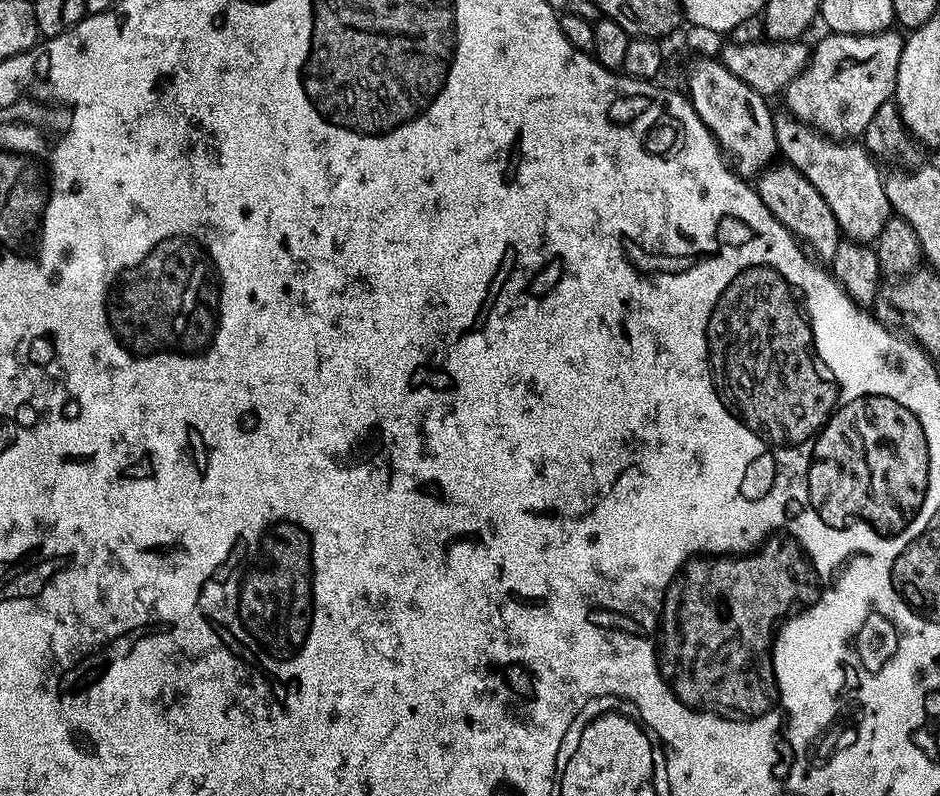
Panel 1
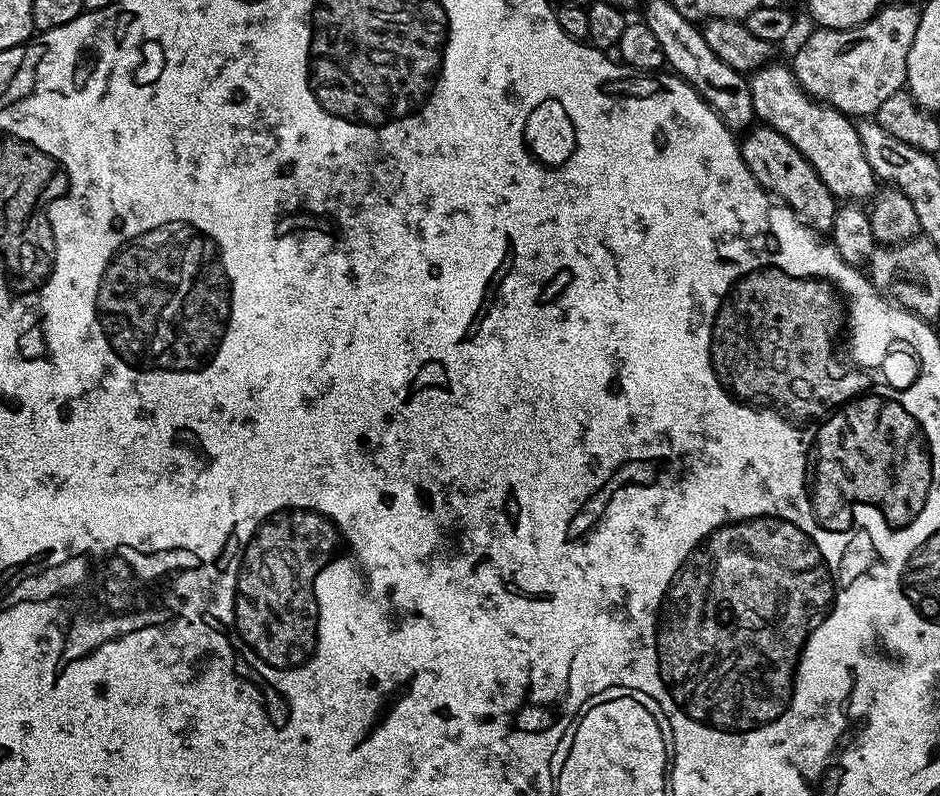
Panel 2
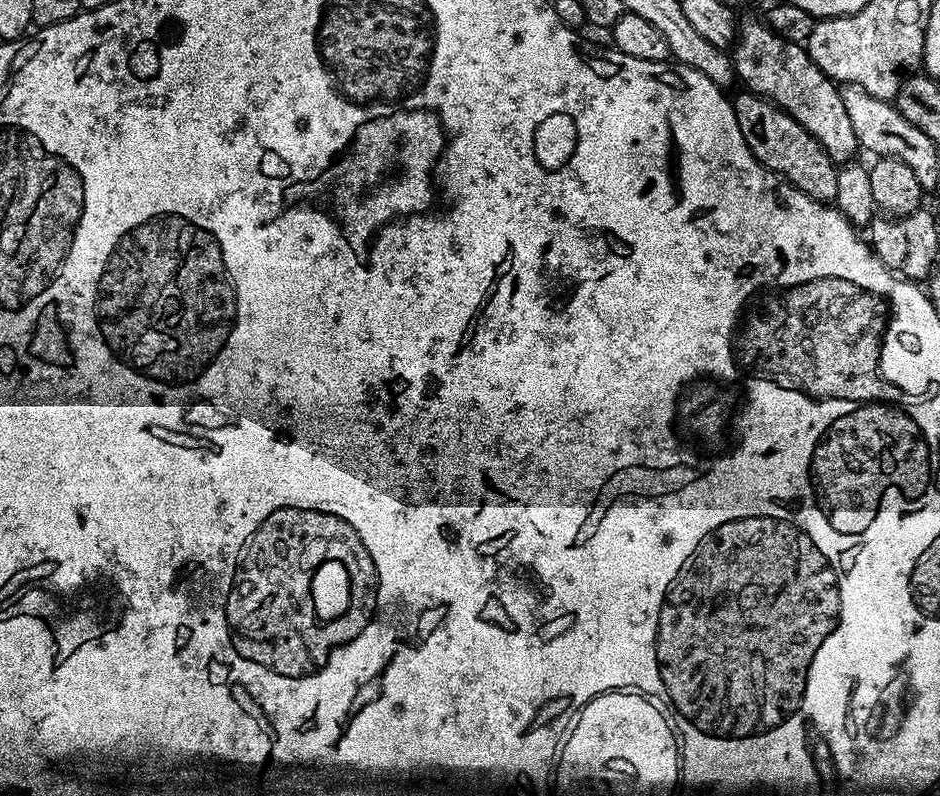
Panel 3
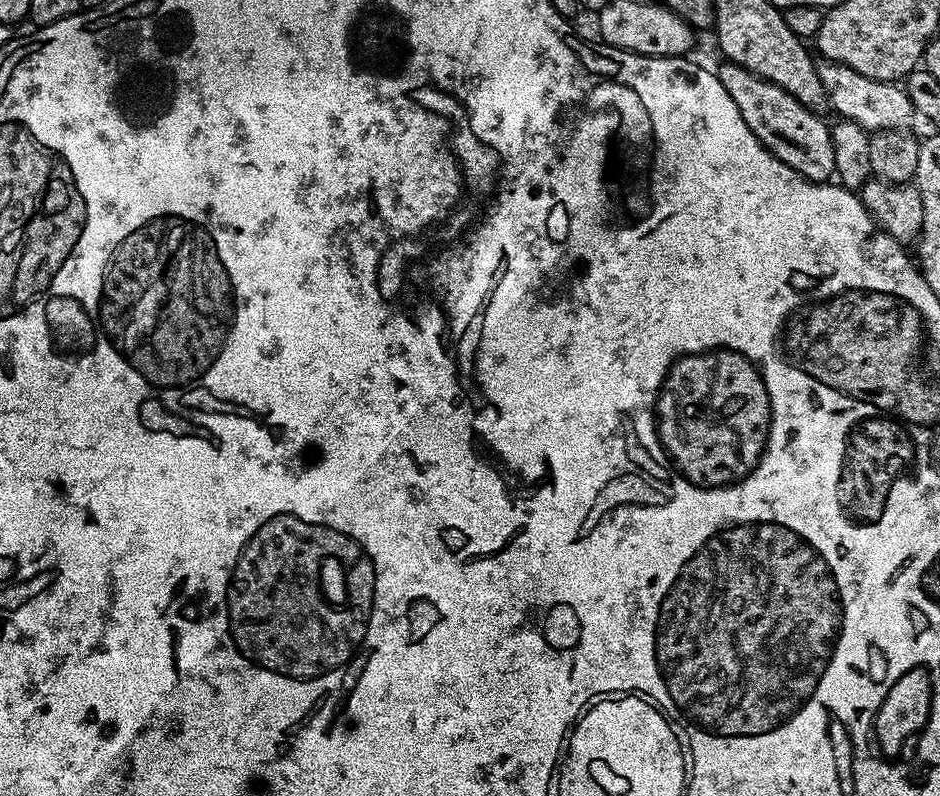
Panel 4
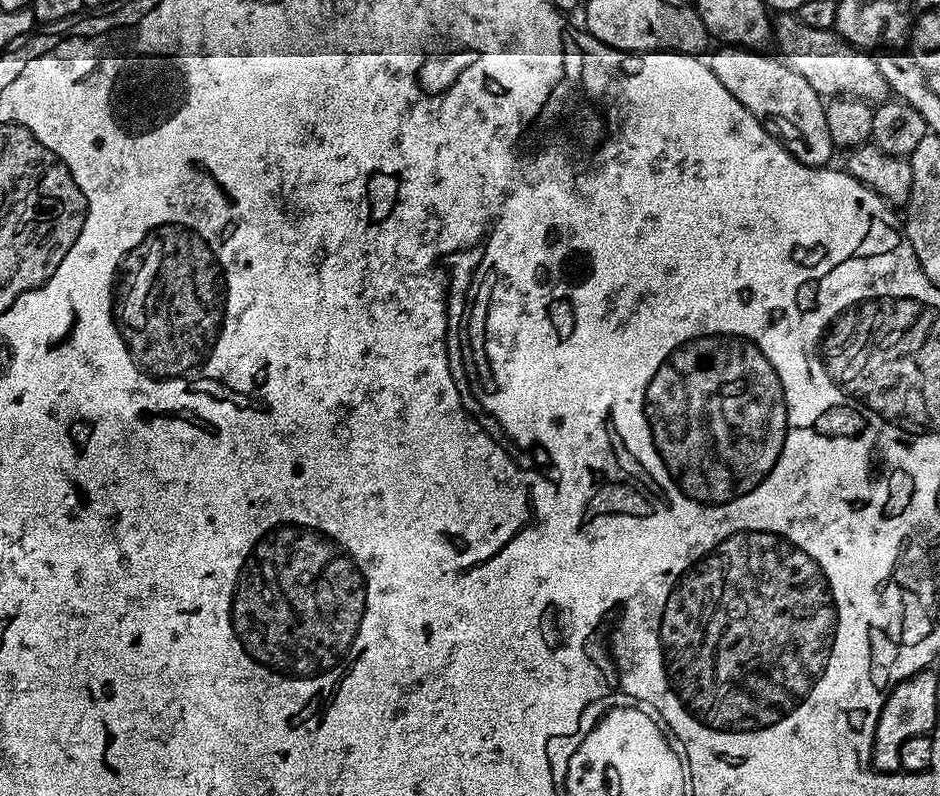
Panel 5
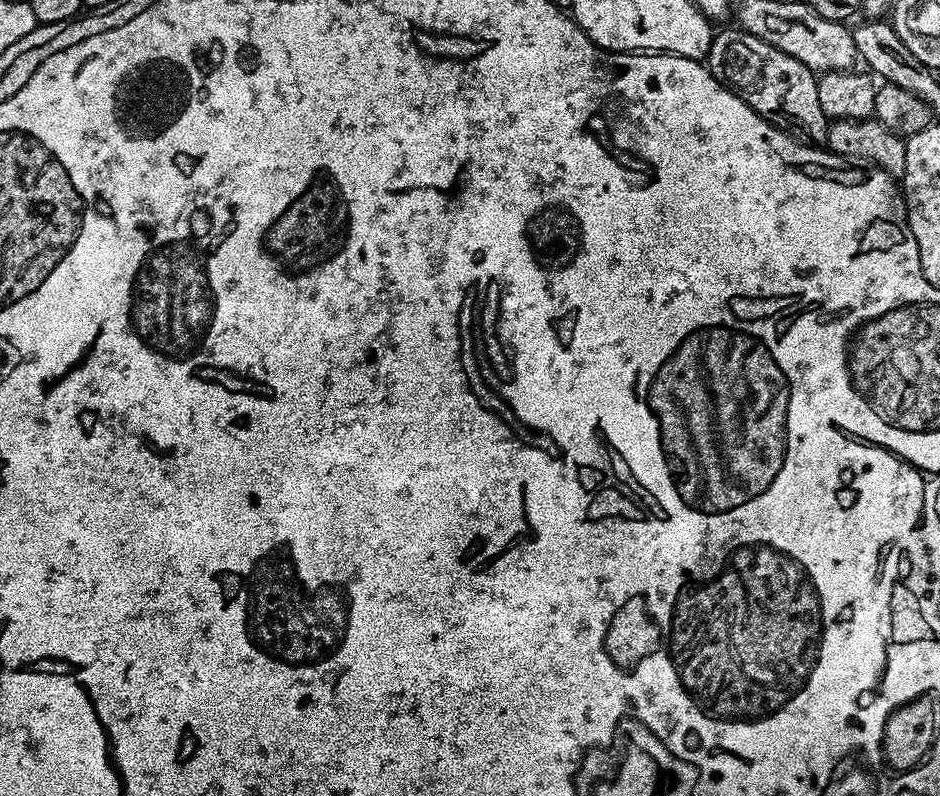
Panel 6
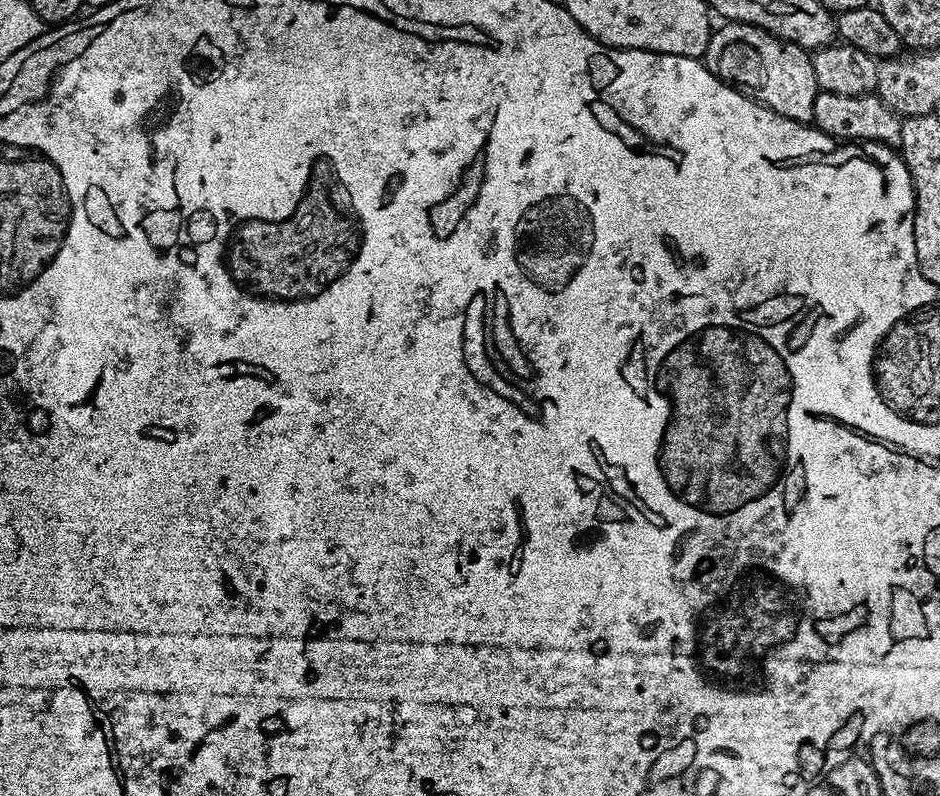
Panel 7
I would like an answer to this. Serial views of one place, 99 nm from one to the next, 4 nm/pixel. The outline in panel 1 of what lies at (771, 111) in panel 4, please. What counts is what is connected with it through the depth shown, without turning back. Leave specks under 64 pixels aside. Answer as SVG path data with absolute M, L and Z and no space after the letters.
M780 162L771 170L765 171L755 181L754 187L766 210L770 210L770 214L774 214L774 218L778 218L778 222L782 222L782 226L786 226L786 230L792 233L817 261L832 261L842 239L838 218L834 218L834 210L830 210L826 198L822 198L822 194L818 194L814 186L810 186L802 173L794 170L792 164Z

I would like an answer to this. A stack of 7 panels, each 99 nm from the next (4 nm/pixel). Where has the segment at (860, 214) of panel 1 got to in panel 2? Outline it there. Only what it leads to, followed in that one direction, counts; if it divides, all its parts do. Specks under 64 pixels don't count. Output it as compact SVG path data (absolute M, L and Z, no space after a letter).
M772 62L763 68L759 68L756 72L751 73L748 80L748 89L750 90L752 105L756 111L756 120L761 125L778 130L778 134L782 134L782 138L786 138L786 142L793 144L806 158L806 162L810 162L810 166L814 166L814 170L818 170L818 176L822 178L822 182L826 182L826 186L837 201L871 201L878 191L878 181L874 170L870 170L870 162L866 158L862 138L856 129L857 121L846 113L840 112L829 104L824 104L821 100L816 100L808 95L803 86L796 81L796 75L792 72L791 67L787 63L776 63Z

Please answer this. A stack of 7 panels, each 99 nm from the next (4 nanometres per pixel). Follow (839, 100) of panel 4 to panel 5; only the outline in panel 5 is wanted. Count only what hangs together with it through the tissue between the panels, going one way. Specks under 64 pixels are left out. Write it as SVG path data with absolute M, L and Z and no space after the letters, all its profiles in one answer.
M780 14L774 20L774 44L780 47L779 55L814 86L814 90L822 98L835 98L837 96L858 96L869 102L883 102L889 99L890 89L886 78L882 78L882 70L878 70L876 56L871 51L855 48L853 44L837 36L835 31L814 29L802 22L796 14Z

